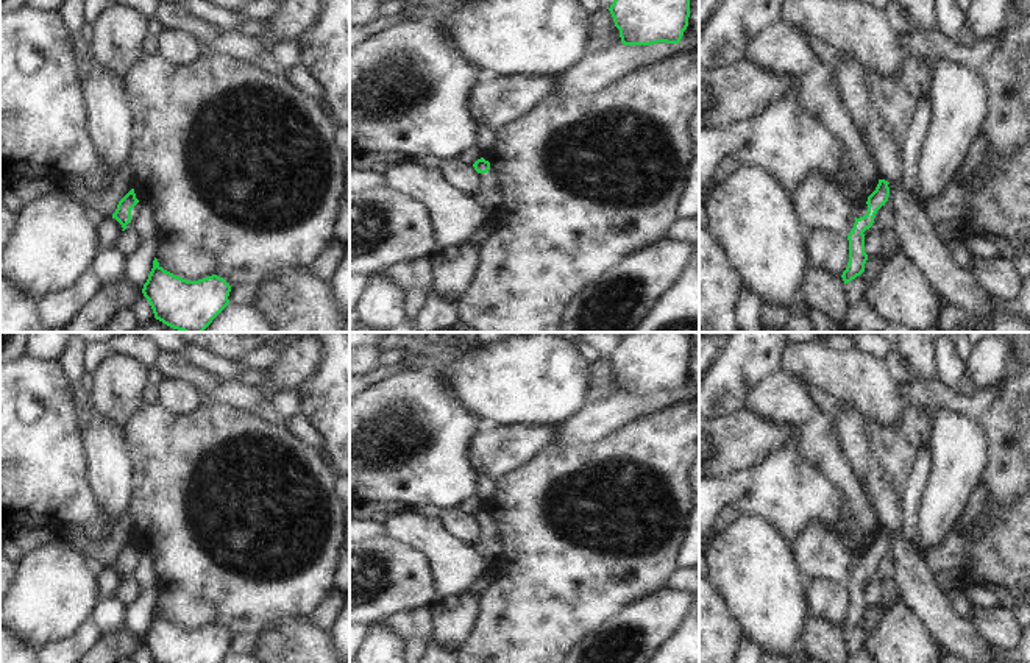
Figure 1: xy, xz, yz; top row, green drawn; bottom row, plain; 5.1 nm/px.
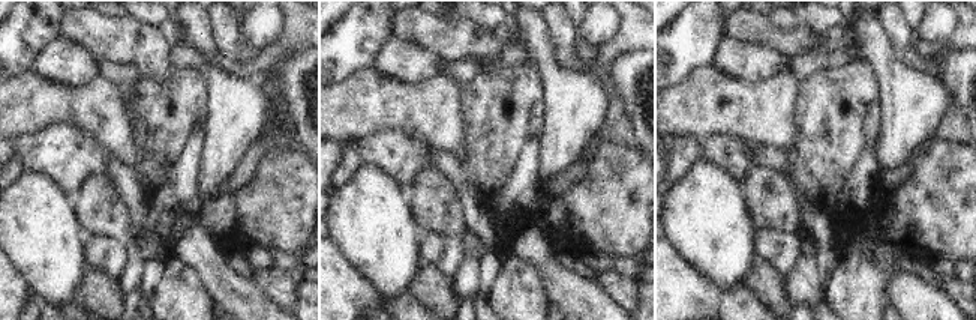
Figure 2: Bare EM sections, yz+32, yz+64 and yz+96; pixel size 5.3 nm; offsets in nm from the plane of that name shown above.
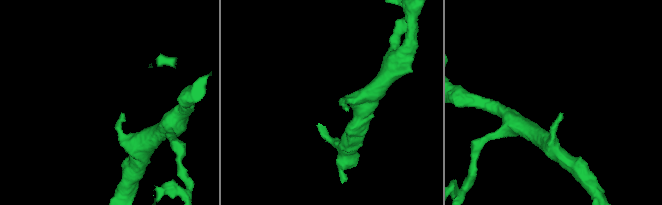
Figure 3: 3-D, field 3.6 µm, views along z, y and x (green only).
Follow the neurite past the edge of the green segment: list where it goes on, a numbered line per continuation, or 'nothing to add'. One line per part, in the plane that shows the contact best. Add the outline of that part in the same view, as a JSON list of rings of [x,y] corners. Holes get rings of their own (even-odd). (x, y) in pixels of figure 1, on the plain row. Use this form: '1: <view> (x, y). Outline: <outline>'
1: yz (912, 496). Outline: [[[925,446],[918,454],[910,477],[902,491],[899,527],[888,534],[890,537],[888,551],[891,551],[891,548],[897,540],[905,540],[918,552],[924,554],[921,532],[919,532],[919,518],[921,518],[922,496],[927,488],[927,480],[930,477],[930,465],[932,465],[932,451],[930,446]]]

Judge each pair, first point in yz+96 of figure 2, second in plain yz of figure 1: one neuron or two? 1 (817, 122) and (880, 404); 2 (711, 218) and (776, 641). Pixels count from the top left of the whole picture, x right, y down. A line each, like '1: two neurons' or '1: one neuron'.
1: two neurons
2: one neuron

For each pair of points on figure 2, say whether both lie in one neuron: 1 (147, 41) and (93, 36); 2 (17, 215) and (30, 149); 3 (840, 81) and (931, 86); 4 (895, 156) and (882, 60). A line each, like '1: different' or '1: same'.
1: same
2: different
3: different
4: same

